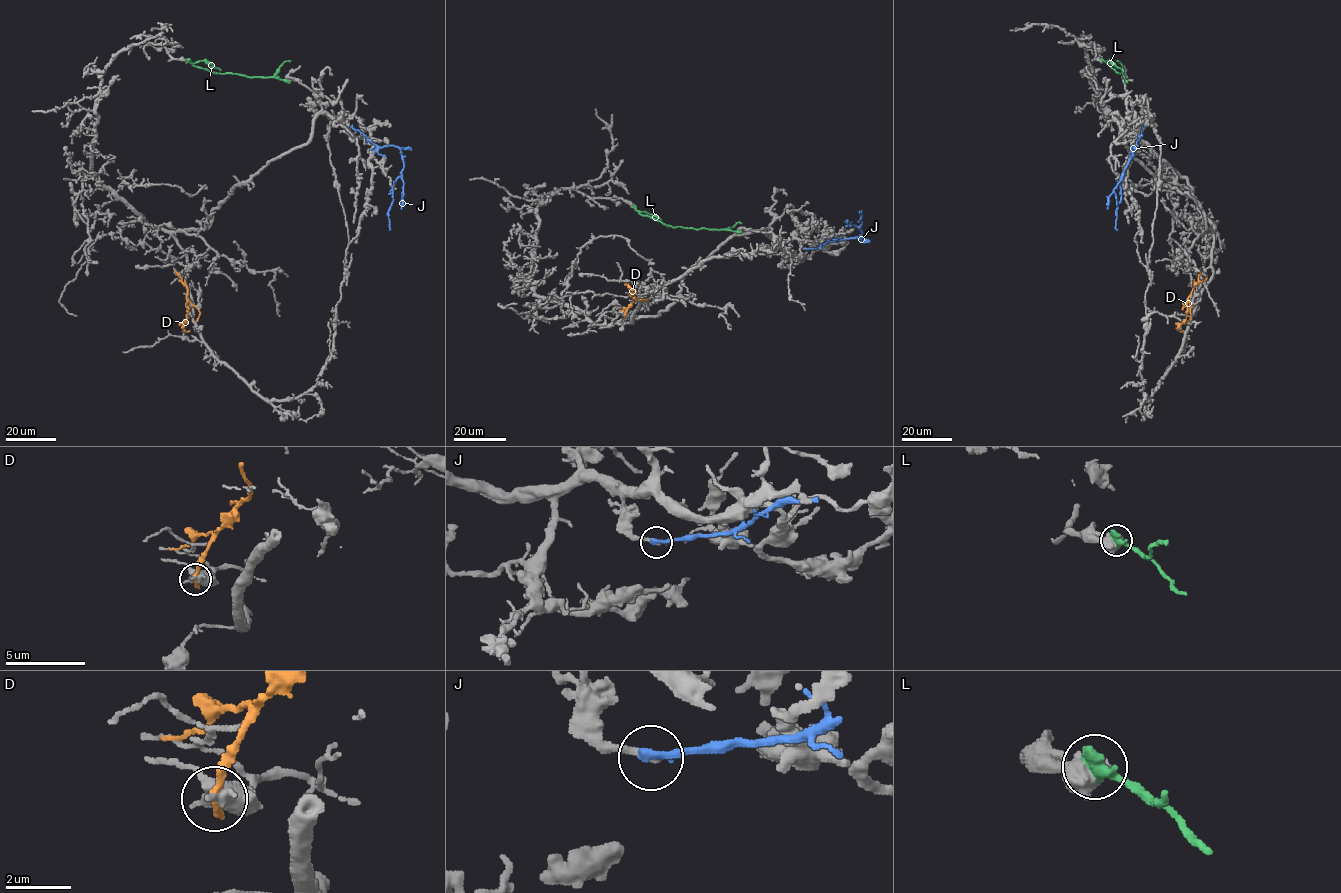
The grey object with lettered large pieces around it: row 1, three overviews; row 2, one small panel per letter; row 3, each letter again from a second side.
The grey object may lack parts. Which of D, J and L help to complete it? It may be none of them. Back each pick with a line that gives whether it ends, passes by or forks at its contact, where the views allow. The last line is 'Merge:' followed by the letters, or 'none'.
L: It ends there
Merge: L

